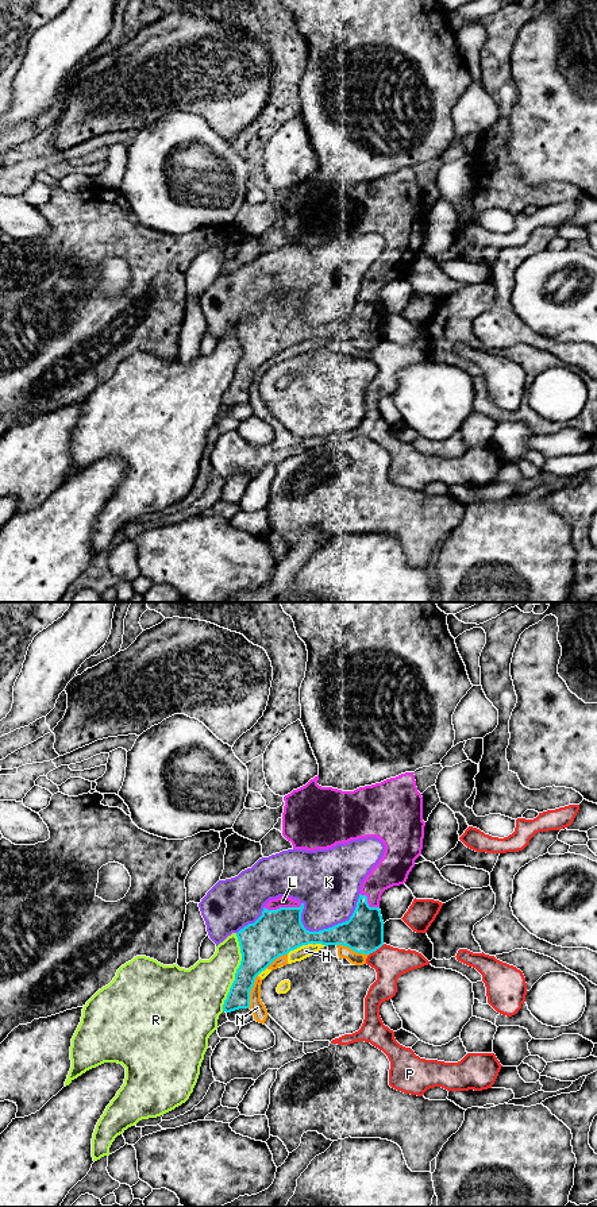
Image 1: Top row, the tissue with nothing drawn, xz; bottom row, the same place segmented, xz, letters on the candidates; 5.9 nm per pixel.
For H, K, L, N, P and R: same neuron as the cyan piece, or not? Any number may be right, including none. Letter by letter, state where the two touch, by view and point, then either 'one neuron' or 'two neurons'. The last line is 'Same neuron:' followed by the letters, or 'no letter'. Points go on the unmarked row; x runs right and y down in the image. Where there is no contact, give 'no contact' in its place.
H: contact xz (305, 339); two neurons
K: contact xz (338, 319); two neurons
L: contact xz (282, 303); one neuron
N: contact xz (250, 385); two neurons
P: contact xz (376, 344); two neurons
R: contact xz (237, 367); two neurons
Same neuron: L

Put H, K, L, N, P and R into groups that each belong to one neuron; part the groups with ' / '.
H N P / K / L / R

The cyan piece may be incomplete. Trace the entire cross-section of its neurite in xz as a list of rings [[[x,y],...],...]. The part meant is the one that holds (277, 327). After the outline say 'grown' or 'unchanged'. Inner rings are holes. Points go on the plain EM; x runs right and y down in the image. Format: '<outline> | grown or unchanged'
[[[405,167],[354,186],[321,182],[317,176],[319,170],[284,192],[282,231],[292,238],[294,244],[307,246],[328,244],[351,235],[377,232],[385,240],[384,251],[363,275],[350,315],[332,323],[309,327],[301,317],[304,298],[289,292],[270,294],[262,311],[236,328],[242,356],[223,400],[226,408],[249,404],[255,373],[276,354],[303,340],[343,340],[363,350],[380,344],[384,340],[381,290],[393,281],[404,279],[415,262],[415,255],[421,250],[425,217],[423,216],[423,192],[417,186],[413,167]]] | grown

